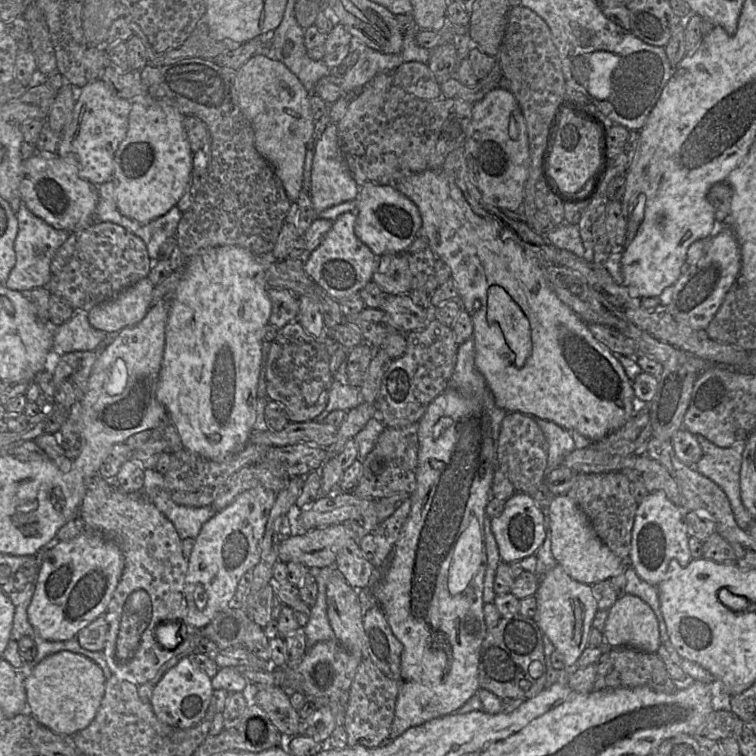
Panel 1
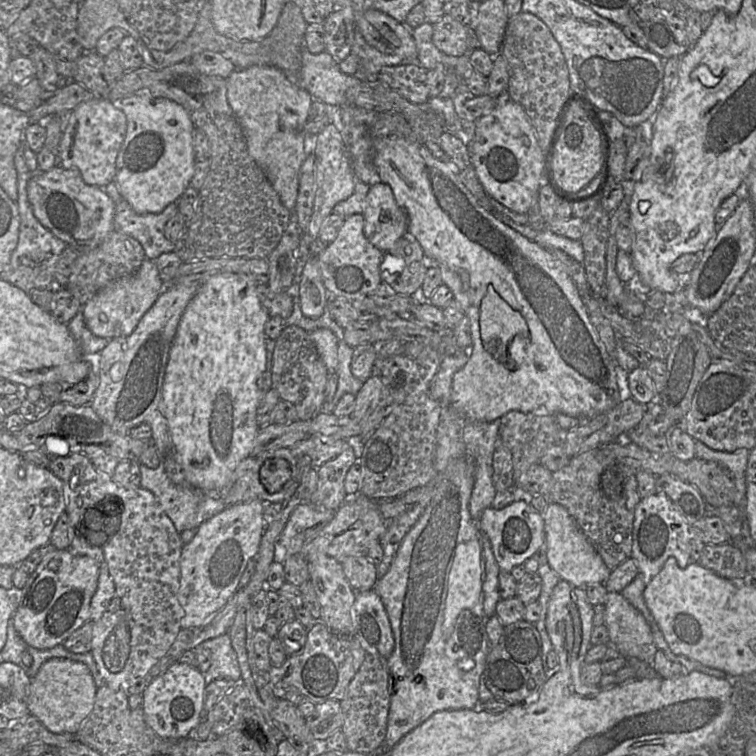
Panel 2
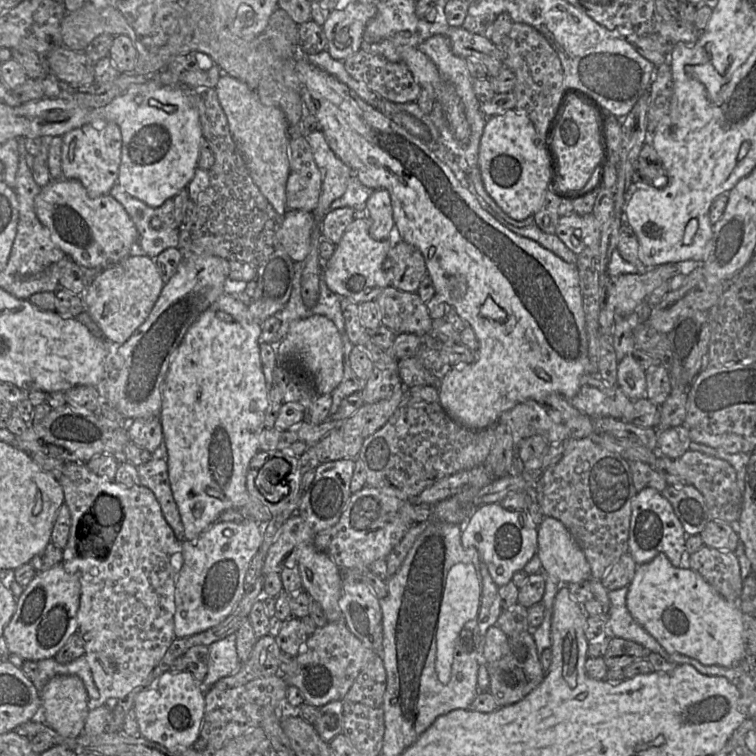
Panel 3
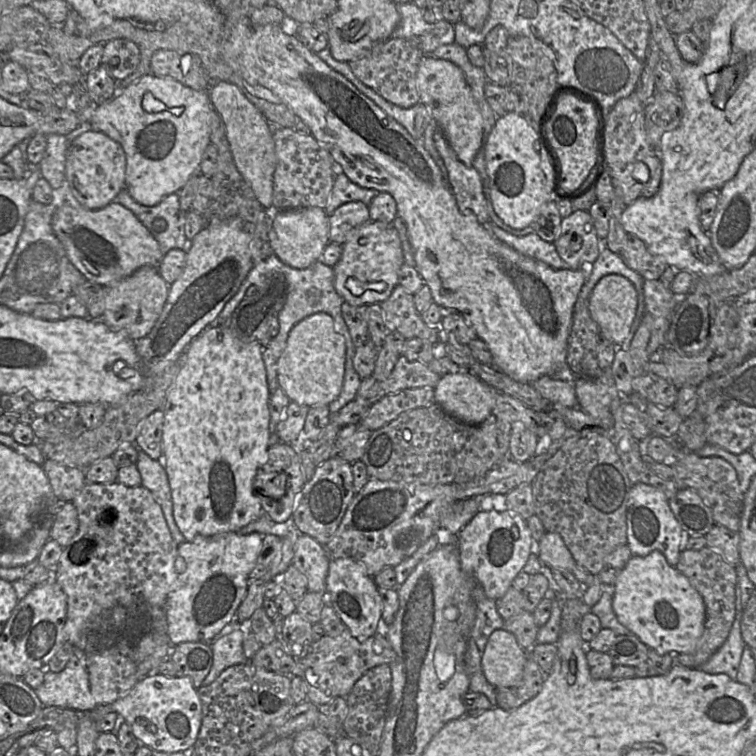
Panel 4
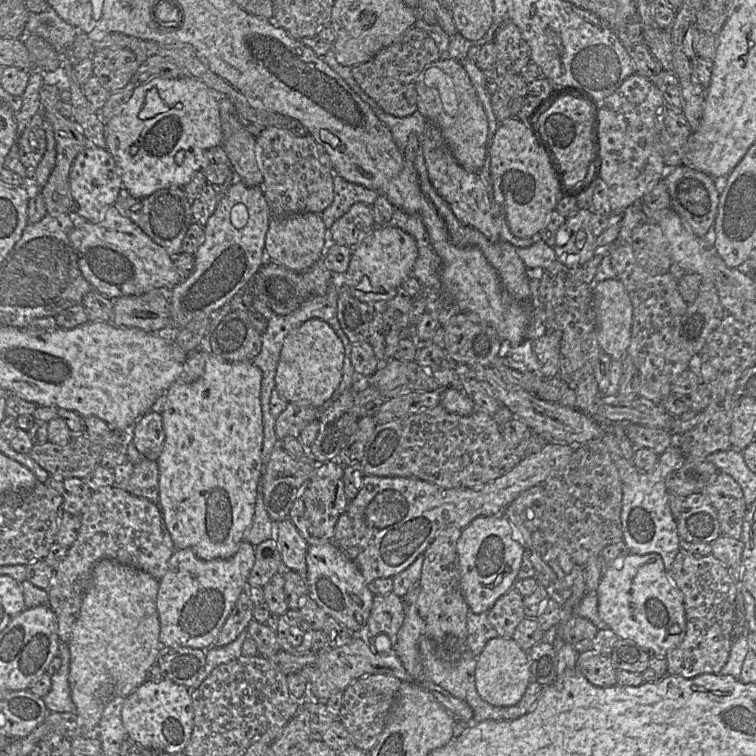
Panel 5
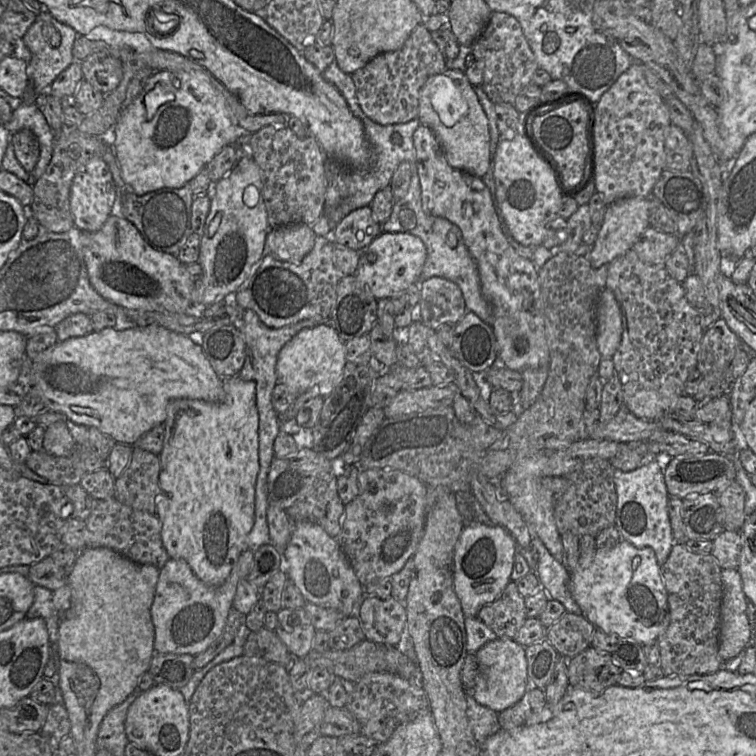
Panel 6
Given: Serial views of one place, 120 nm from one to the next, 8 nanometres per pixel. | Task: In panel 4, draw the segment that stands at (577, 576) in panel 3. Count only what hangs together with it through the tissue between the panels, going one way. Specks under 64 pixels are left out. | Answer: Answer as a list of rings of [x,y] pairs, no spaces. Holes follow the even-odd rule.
[[[546,531],[540,541],[535,543],[535,549],[542,565],[550,569],[564,569],[572,572],[577,565],[558,533]]]

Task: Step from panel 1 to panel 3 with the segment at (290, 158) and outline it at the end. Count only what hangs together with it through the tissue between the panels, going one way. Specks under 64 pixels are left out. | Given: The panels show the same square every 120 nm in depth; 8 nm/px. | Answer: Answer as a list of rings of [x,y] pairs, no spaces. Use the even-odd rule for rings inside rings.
[[[222,74],[215,90],[231,135],[253,182],[274,210],[284,215],[287,211],[286,183],[290,172],[289,124],[284,113],[277,106],[264,105],[255,91],[230,75]]]

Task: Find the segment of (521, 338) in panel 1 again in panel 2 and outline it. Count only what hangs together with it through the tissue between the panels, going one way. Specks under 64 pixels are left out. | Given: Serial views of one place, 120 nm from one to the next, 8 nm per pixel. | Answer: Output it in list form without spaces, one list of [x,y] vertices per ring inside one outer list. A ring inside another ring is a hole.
[[[489,284],[481,301],[479,322],[481,337],[490,347],[498,347],[494,355],[506,366],[507,345],[516,335],[528,335],[525,319]]]

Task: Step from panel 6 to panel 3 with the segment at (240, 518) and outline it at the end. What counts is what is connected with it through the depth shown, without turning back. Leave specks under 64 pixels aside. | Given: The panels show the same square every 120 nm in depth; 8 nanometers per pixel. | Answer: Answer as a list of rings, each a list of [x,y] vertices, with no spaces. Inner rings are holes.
[[[224,292],[190,326],[176,351],[176,356],[170,364],[163,385],[162,408],[159,417],[167,450],[166,460],[168,464],[170,486],[184,526],[184,540],[186,541],[195,541],[203,531],[218,521],[220,514],[227,509],[238,510],[245,518],[251,518],[257,522],[269,522],[272,518],[269,509],[257,499],[252,498],[246,488],[248,466],[251,459],[260,450],[260,435],[265,428],[265,412],[269,404],[269,387],[266,384],[260,358],[261,333],[262,325],[253,319],[248,310],[248,306],[238,297],[234,297],[231,294]]]

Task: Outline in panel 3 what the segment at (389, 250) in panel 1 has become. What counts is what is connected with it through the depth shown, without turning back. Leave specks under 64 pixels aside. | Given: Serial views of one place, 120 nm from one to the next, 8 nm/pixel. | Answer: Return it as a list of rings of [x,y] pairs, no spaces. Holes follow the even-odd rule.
[[[386,189],[373,190],[366,202],[366,216],[371,220],[370,236],[378,241],[393,238],[396,232],[390,193]]]

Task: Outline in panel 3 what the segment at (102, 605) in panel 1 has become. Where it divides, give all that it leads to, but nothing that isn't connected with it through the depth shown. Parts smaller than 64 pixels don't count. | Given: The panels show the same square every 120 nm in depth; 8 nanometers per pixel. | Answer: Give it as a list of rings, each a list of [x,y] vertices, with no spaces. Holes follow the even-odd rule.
[[[62,564],[38,572],[17,599],[16,611],[4,629],[3,640],[9,654],[24,661],[53,658],[78,631],[80,591],[78,576],[66,572]]]

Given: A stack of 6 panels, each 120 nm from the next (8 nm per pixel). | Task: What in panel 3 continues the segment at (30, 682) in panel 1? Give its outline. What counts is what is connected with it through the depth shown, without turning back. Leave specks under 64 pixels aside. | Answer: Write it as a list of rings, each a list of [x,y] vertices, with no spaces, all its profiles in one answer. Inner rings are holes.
[[[57,675],[40,692],[39,718],[63,737],[75,738],[84,729],[89,697],[82,680],[75,675]]]

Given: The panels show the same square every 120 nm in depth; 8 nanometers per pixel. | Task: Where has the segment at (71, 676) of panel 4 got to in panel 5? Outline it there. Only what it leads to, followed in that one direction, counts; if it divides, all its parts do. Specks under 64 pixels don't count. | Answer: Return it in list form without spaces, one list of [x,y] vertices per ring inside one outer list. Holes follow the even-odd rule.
[[[59,638],[58,656],[61,658],[59,670],[51,676],[51,689],[42,699],[50,712],[76,713],[69,685],[70,651],[67,643]]]

